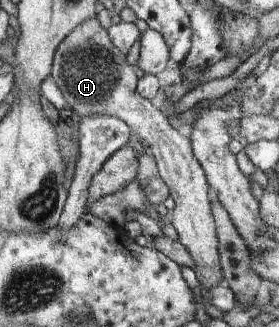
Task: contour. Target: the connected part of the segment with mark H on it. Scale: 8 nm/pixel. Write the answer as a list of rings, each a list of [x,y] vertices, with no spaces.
[[[94,17],[94,20],[85,20],[76,27],[57,48],[51,75],[70,110],[78,116],[116,117],[130,127],[132,134],[138,134],[146,142],[155,158],[160,178],[166,183],[169,196],[174,200],[172,218],[169,221],[178,233],[178,240],[192,257],[193,270],[202,288],[213,289],[224,284],[224,278],[211,211],[211,191],[205,171],[193,155],[190,140],[170,126],[168,116],[158,104],[136,92],[134,71],[134,68],[128,66],[126,56],[120,54],[120,49],[110,40],[109,32]]]

